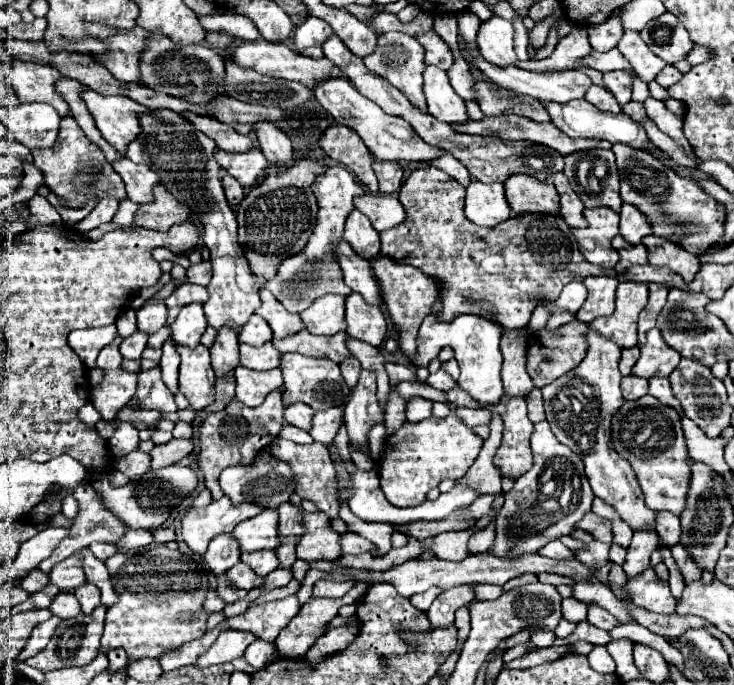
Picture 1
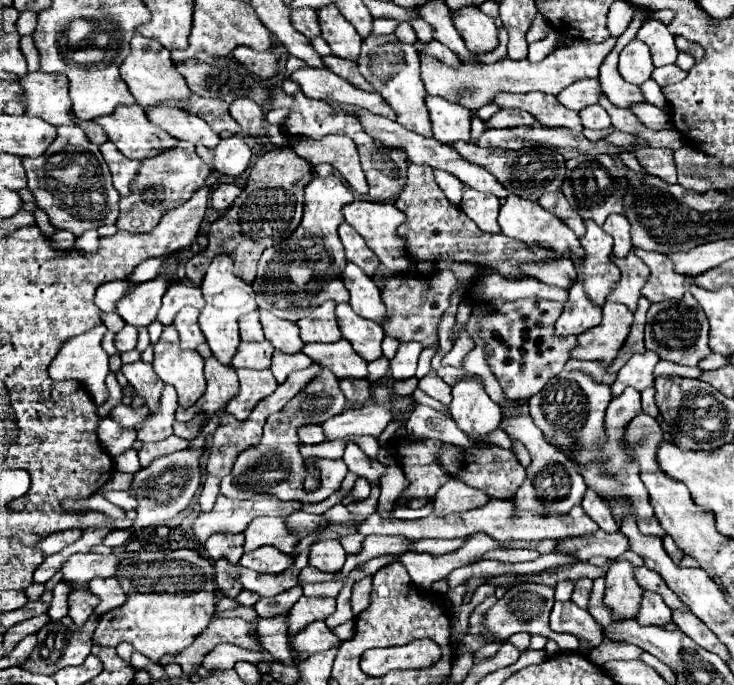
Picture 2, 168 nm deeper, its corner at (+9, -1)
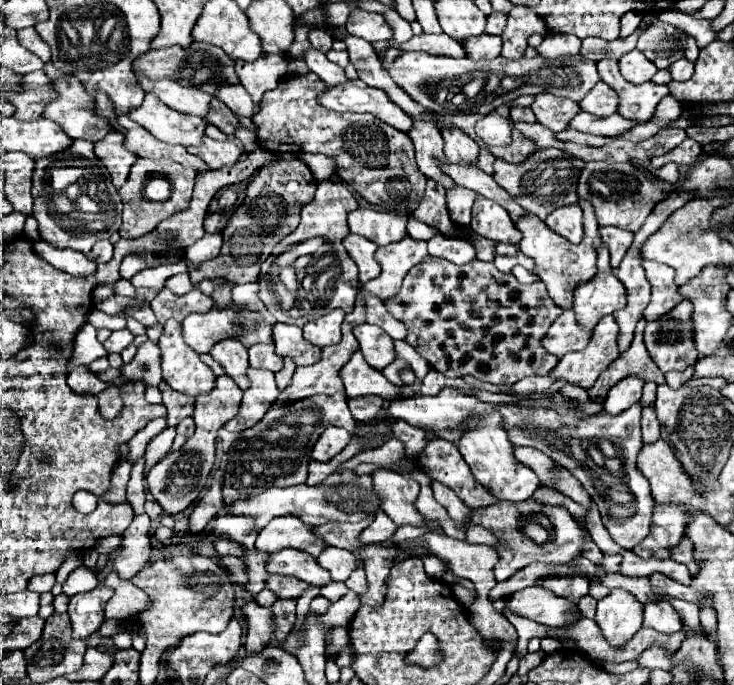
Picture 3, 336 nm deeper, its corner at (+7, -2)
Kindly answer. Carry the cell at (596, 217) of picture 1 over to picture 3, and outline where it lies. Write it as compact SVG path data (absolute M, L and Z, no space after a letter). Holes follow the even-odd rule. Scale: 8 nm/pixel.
M601 245L597 253L597 275L589 283L583 283L575 289L573 311L577 313L577 323L583 329L593 329L599 319L623 309L627 303L623 283L609 267L609 249Z

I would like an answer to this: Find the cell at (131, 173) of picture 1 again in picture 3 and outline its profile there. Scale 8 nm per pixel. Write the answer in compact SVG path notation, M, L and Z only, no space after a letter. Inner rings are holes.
M113 129L111 133L105 135L105 139L95 143L93 151L101 159L101 163L107 167L107 171L111 173L113 185L119 189L127 181L129 169L137 159L135 153L129 153L129 149L125 149L123 133Z

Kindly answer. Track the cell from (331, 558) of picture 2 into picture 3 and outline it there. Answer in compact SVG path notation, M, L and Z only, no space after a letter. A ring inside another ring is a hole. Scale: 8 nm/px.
M327 547L319 557L317 557L319 565L323 569L327 569L333 577L333 581L347 581L347 577L351 575L351 571L355 571L357 565L357 557L351 551L345 549L337 549L337 547Z

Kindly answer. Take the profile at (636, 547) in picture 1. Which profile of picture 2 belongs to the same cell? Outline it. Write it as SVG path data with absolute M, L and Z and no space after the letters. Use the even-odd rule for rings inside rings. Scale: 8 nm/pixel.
M625 558L613 560L607 570L607 590L605 590L605 604L613 610L615 620L629 620L637 616L639 600L643 588L633 576L633 564Z

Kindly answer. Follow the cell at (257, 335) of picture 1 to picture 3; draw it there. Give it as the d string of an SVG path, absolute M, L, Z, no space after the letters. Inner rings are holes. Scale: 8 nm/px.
M255 283L255 289L249 289L247 285L241 285L233 293L233 305L225 309L213 307L209 313L191 313L183 321L183 337L185 343L195 349L197 353L209 353L217 341L223 341L227 337L235 337L243 341L245 347L251 347L255 343L273 343L273 325L277 319L267 311L263 301L259 299L259 283Z

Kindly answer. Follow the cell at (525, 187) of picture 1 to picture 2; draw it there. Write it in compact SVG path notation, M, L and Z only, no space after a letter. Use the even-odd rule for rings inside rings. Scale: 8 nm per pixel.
M515 194L507 196L501 204L499 226L501 226L503 234L517 238L517 240L523 240L527 244L539 244L539 246L545 246L545 248L553 248L561 256L565 252L583 256L583 248L581 248L575 232L571 232L571 228L563 220L559 220L551 210L545 210L543 206L539 206L539 202L531 202L527 198L521 198L521 196L515 196Z

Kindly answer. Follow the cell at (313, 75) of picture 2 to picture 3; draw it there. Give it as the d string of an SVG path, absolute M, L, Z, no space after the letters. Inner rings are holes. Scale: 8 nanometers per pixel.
M361 79L327 89L319 95L319 101L333 111L373 113L377 119L405 133L409 131L409 127L413 127L413 119L407 113L403 113L381 89L369 87Z

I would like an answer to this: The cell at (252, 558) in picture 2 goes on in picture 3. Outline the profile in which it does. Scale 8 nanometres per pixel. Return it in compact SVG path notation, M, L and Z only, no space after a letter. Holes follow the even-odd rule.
M281 549L277 553L271 553L267 569L269 569L269 573L297 577L297 579L301 579L309 585L317 585L317 587L325 587L331 583L329 571L321 569L321 565L317 563L315 557L311 557L309 553L301 553L297 549Z

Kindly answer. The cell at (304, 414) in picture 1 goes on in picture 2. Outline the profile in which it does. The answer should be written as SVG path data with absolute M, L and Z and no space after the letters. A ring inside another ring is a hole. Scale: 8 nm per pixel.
M307 424L299 428L299 440L303 444L319 444L323 442L323 430L319 424Z

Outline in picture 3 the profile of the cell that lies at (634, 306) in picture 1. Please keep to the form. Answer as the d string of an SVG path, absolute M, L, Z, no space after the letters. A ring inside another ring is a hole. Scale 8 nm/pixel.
M607 315L593 329L589 345L579 353L567 353L549 377L567 381L571 385L591 389L597 377L619 357L617 349L617 323L613 315Z

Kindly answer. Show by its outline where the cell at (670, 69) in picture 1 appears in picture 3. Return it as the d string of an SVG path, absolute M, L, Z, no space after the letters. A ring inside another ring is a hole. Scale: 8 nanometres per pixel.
M683 57L683 59L675 61L675 63L669 67L669 71L671 71L671 75L673 75L675 81L687 81L687 79L691 79L691 75L693 75L693 63Z

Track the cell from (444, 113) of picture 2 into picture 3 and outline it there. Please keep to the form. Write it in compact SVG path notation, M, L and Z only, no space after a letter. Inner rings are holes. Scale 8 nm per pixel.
M445 129L445 157L449 163L471 163L477 165L479 145L459 129Z

